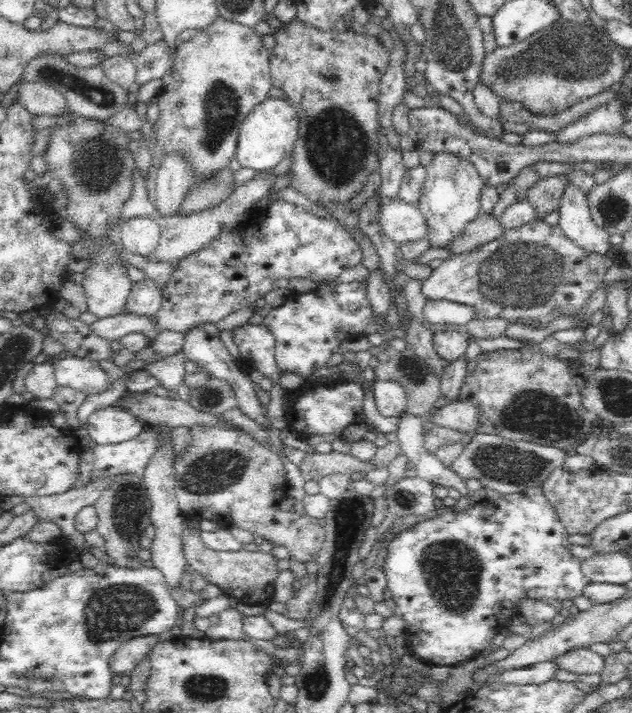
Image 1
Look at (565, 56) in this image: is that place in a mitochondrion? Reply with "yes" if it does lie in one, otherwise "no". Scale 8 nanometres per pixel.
yes

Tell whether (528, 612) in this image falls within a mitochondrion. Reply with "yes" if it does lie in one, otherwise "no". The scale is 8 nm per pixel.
no

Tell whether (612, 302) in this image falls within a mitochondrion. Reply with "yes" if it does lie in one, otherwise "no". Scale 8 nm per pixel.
no

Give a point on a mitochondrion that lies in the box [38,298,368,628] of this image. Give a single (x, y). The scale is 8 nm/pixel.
(212, 471)

